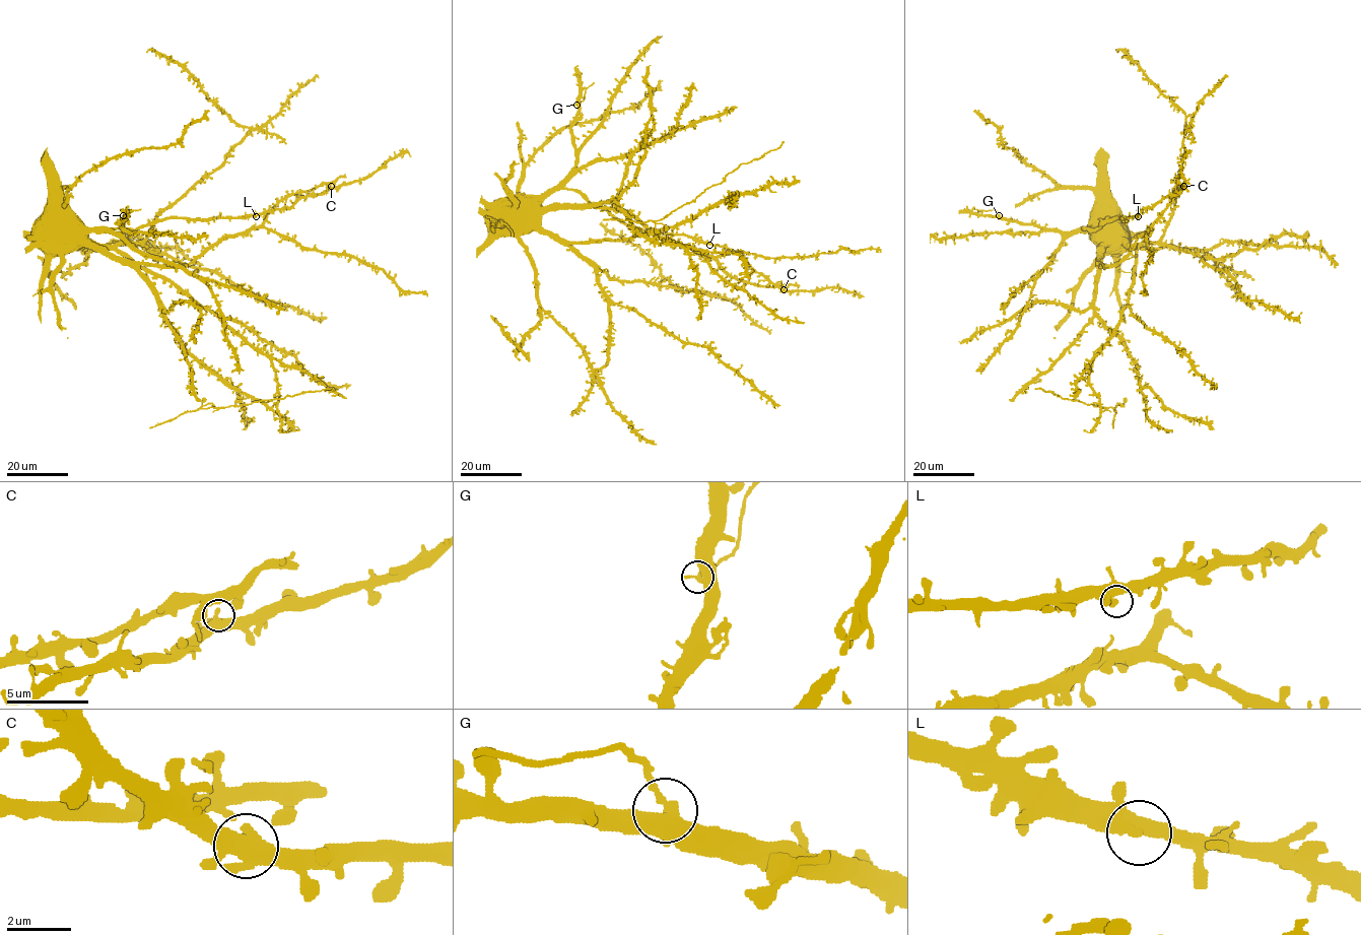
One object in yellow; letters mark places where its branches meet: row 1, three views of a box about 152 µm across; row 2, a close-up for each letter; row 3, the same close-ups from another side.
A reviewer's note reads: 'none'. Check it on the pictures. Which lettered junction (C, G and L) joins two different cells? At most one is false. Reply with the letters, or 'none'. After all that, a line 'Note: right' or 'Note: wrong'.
G
Note: wrong

